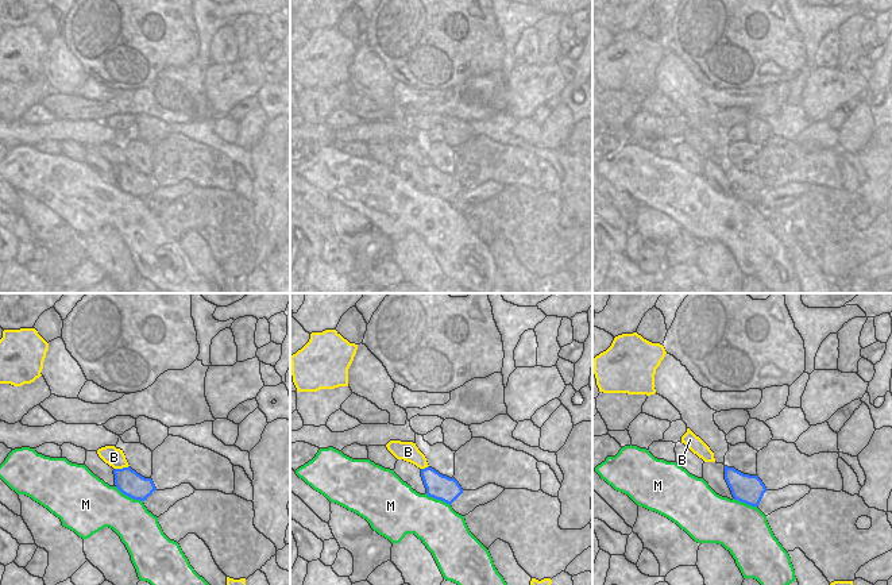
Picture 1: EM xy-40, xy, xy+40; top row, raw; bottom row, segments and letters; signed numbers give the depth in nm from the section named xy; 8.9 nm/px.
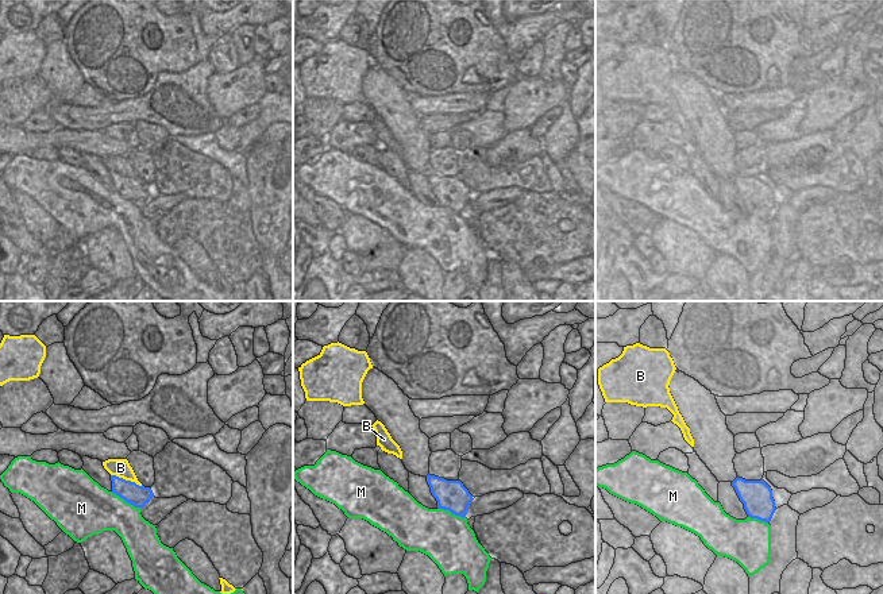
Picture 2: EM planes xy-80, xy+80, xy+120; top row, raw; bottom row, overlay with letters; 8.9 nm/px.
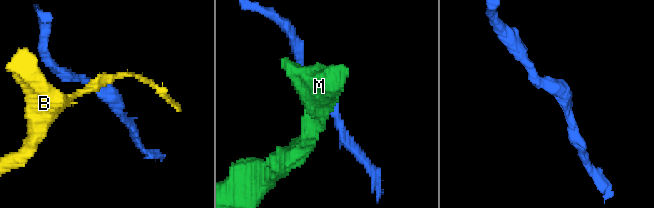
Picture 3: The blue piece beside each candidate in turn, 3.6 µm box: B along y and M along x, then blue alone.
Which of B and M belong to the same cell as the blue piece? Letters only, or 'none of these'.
none of these

